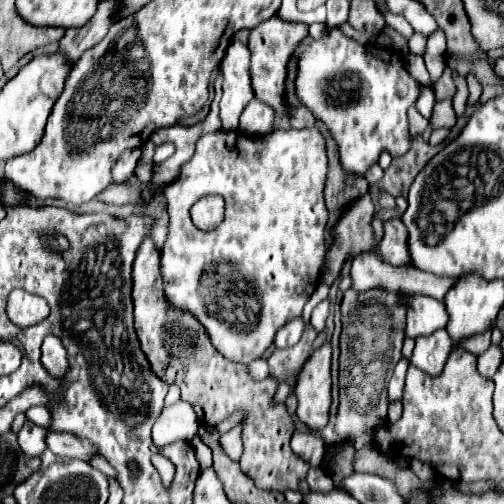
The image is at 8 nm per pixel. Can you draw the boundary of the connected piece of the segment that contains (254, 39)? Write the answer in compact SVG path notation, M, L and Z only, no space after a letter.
M272 16L270 20L258 24L250 30L248 50L250 50L250 78L252 78L252 90L254 96L268 104L278 116L290 118L290 106L284 100L286 92L286 78L288 78L288 62L294 54L294 48L308 36L306 24L290 24L280 20L278 16Z

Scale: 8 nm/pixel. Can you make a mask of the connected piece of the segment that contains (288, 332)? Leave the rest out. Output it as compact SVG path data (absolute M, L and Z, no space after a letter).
M294 318L292 322L288 322L286 326L282 326L282 328L276 332L274 346L276 346L276 348L288 348L288 346L294 346L294 344L300 340L302 330L304 330L302 318Z

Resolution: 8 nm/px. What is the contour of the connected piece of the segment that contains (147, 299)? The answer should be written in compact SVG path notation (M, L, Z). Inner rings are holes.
M146 240L136 252L136 262L132 264L134 328L152 372L166 384L176 384L180 388L182 400L192 404L200 424L214 426L234 414L234 410L242 410L242 472L262 490L298 490L298 482L306 478L310 466L290 448L294 422L286 412L286 404L274 402L280 380L274 376L268 376L262 382L252 380L242 364L224 360L224 356L210 344L204 328L194 316L170 308L164 298L158 262L160 254L154 244ZM180 346L186 346L186 350L180 350Z

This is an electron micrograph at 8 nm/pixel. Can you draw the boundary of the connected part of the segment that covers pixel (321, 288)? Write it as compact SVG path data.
M326 284L317 285L316 290L309 298L303 309L302 318L305 324L309 323L312 311L318 305L318 303L322 302L328 297L329 289L330 286Z

